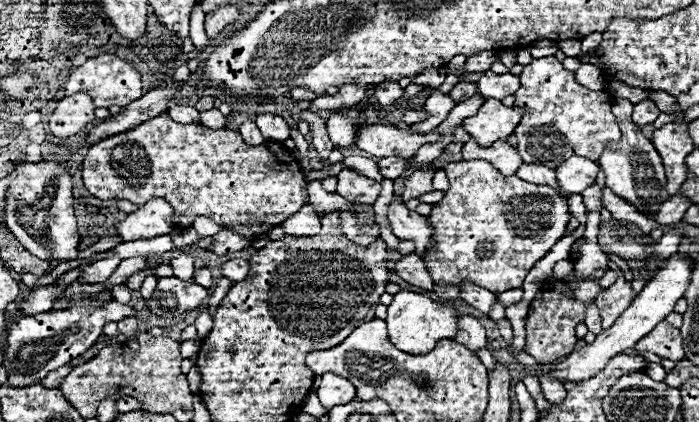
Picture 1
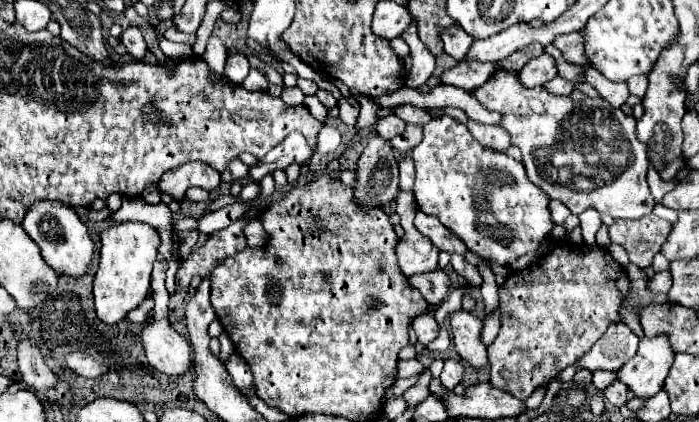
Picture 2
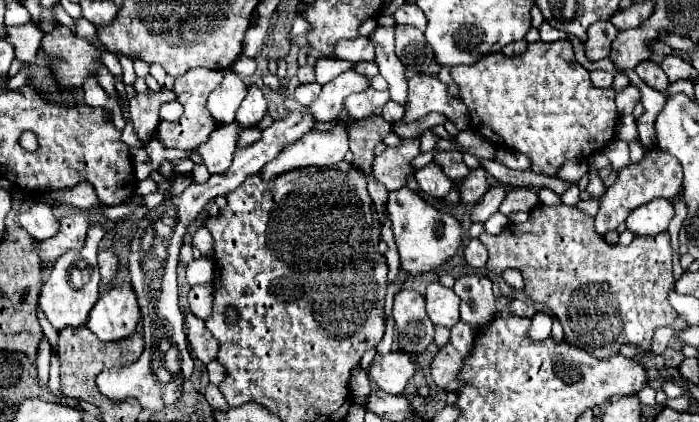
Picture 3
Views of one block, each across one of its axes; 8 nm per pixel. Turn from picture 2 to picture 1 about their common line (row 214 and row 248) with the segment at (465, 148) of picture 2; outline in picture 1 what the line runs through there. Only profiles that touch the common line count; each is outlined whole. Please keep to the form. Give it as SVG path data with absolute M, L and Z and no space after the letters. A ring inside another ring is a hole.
M486 160L474 162L450 162L446 168L450 190L442 202L432 206L432 214L428 216L436 236L436 246L428 250L424 264L436 284L460 284L462 280L470 280L494 294L500 294L510 288L520 288L530 268L542 260L550 248L564 236L564 230L572 218L568 192L560 192L556 188L544 184L530 184L520 180L518 176L502 176L494 166Z

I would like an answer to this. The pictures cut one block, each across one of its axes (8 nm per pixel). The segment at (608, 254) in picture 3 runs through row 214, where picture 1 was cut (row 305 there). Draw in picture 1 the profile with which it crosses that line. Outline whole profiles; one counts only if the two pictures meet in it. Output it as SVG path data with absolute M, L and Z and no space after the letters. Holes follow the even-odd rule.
M596 270L592 276L588 276L586 280L576 280L576 274L572 272L564 284L570 288L572 296L562 296L562 294L554 294L548 286L540 288L536 298L530 302L528 308L528 318L526 318L526 352L530 356L534 356L536 360L548 364L558 360L560 356L566 356L570 352L576 350L576 326L580 322L584 322L586 318L586 308L588 304L592 304L598 296L598 292L606 290L602 286L598 286L598 280L606 274L608 270Z

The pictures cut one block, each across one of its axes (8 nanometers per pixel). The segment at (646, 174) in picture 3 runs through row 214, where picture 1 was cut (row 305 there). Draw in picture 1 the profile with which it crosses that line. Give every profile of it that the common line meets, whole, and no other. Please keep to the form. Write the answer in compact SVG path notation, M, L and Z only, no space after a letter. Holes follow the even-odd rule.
M618 278L614 286L610 286L606 292L598 294L596 306L600 310L602 330L606 330L606 328L610 328L610 324L614 324L614 320L628 308L630 300L634 300L634 292L624 278Z

